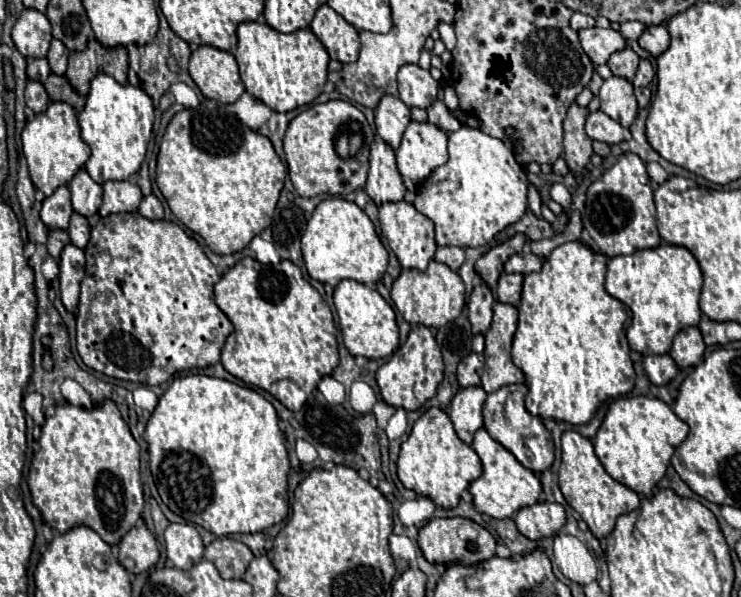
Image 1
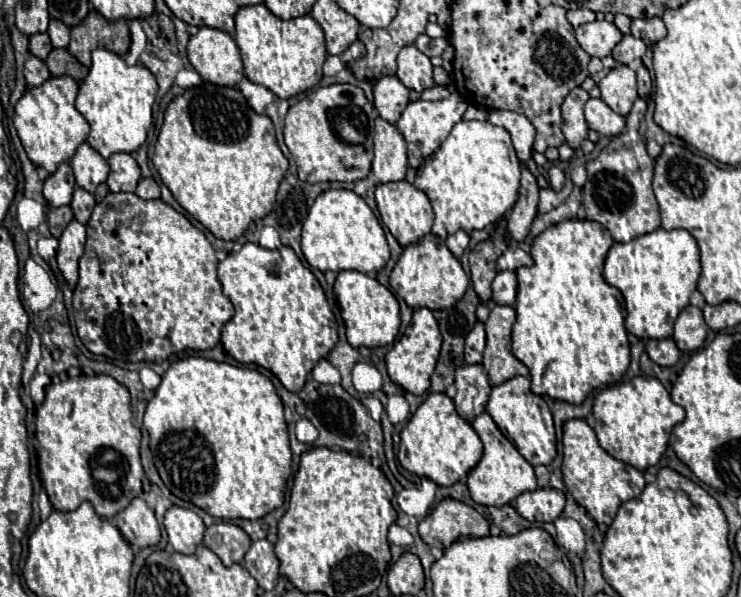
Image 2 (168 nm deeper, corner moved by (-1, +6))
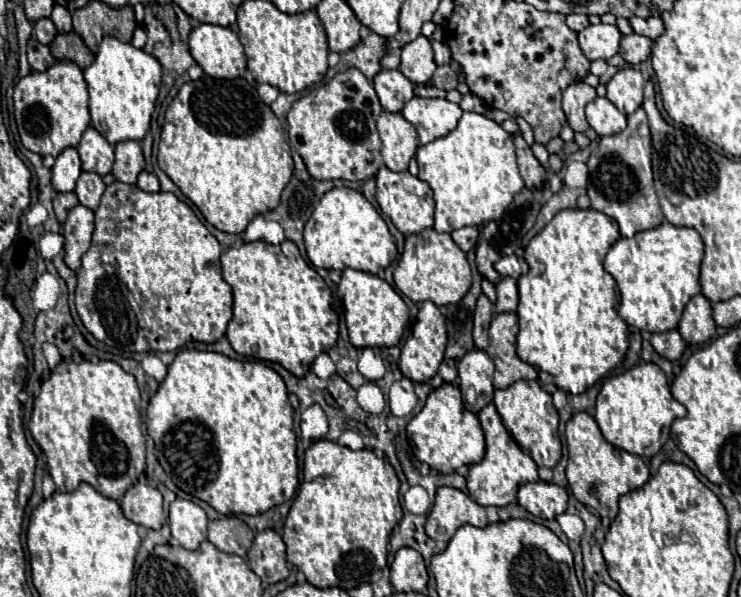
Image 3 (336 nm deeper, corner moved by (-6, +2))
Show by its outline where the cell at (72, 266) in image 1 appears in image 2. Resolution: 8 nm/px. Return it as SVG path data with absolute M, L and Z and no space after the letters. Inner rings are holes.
M72 219L60 235L60 247L56 255L58 267L64 279L70 283L70 287L74 287L78 281L78 259L84 253L84 243L86 243L86 227L80 221Z

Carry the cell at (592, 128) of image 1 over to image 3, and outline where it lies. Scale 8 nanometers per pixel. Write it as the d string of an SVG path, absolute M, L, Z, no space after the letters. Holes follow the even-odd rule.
M597 97L595 101L591 101L587 105L585 113L587 113L589 125L597 131L599 137L615 135L615 133L619 133L619 131L623 131L627 127L625 115L619 113L617 107L605 97Z

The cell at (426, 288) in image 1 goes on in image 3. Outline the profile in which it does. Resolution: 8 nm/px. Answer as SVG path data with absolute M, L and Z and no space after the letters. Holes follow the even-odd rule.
M425 229L417 235L407 237L405 251L397 269L393 271L397 289L407 295L413 303L433 301L437 307L459 303L471 287L471 267L465 253L453 243L449 233L435 233L435 229Z

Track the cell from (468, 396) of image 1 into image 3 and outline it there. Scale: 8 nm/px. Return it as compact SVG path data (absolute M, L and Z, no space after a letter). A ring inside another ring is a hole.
M469 351L459 361L461 393L467 393L469 389L475 389L477 393L477 403L469 407L469 411L475 415L493 401L493 371L495 365L485 351Z

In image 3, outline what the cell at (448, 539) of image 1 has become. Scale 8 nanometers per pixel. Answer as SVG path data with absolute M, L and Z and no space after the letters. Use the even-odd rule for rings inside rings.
M439 487L435 505L427 515L425 533L433 541L449 541L461 525L487 527L485 507L477 505L469 495L453 487Z

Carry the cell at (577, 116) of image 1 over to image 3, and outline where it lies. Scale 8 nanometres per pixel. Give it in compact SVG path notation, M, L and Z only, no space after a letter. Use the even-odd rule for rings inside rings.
M575 83L569 85L563 93L563 111L567 115L567 123L575 133L585 133L589 129L589 123L585 119L585 107L595 99L595 89L587 83Z

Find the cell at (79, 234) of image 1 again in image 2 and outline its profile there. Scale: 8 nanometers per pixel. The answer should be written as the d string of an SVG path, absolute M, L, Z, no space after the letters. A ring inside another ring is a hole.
M80 187L74 189L74 197L70 201L70 207L74 211L74 217L80 223L84 223L84 225L88 223L94 205L96 205L96 201L94 201L94 195L92 193L86 193L86 189L80 189Z

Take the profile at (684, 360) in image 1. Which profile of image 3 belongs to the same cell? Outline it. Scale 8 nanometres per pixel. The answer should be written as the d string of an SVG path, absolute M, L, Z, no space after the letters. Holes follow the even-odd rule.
M701 293L695 295L687 303L677 329L685 339L685 343L689 345L707 343L717 331L715 321L711 317L711 301L707 301L707 297L703 297Z

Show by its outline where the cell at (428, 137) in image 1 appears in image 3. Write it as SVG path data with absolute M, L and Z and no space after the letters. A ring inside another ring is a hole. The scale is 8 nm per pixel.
M413 97L407 101L401 115L417 129L419 145L427 145L439 137L451 133L463 111L457 103L449 103L447 99L419 99Z

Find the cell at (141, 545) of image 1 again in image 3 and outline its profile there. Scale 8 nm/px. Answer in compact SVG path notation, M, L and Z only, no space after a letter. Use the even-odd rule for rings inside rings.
M133 485L123 501L121 501L123 515L141 525L141 527L151 527L151 529L161 529L165 523L163 515L163 497L157 489L147 487L147 485Z

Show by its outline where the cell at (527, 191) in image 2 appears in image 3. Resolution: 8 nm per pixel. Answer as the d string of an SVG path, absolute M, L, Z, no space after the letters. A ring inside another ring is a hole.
M513 135L513 141L515 141L515 151L517 151L519 173L525 181L525 187L527 189L541 189L547 179L545 167L535 159L533 151L527 147L527 143L523 141L521 135Z

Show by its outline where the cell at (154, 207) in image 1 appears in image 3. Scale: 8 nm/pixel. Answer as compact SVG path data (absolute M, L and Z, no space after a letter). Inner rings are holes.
M143 171L143 173L139 175L137 187L139 187L141 191L145 191L145 193L157 193L157 191L161 191L159 179L157 179L153 173L147 173L147 171Z

